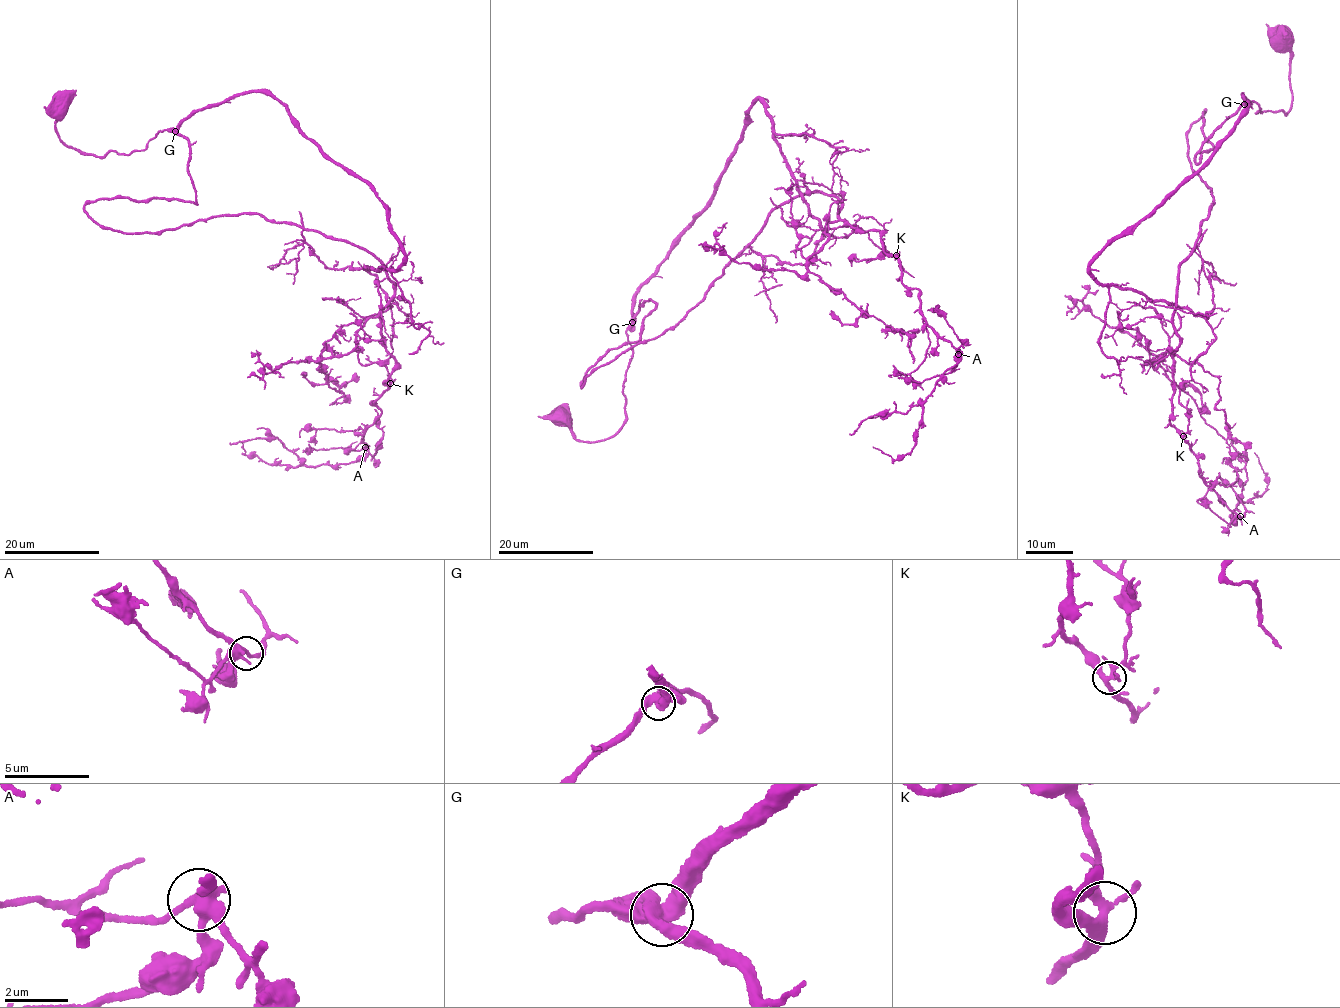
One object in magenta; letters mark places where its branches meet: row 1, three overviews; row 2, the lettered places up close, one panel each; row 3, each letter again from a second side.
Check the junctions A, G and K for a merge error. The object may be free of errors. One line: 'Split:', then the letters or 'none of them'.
Split: none of them

